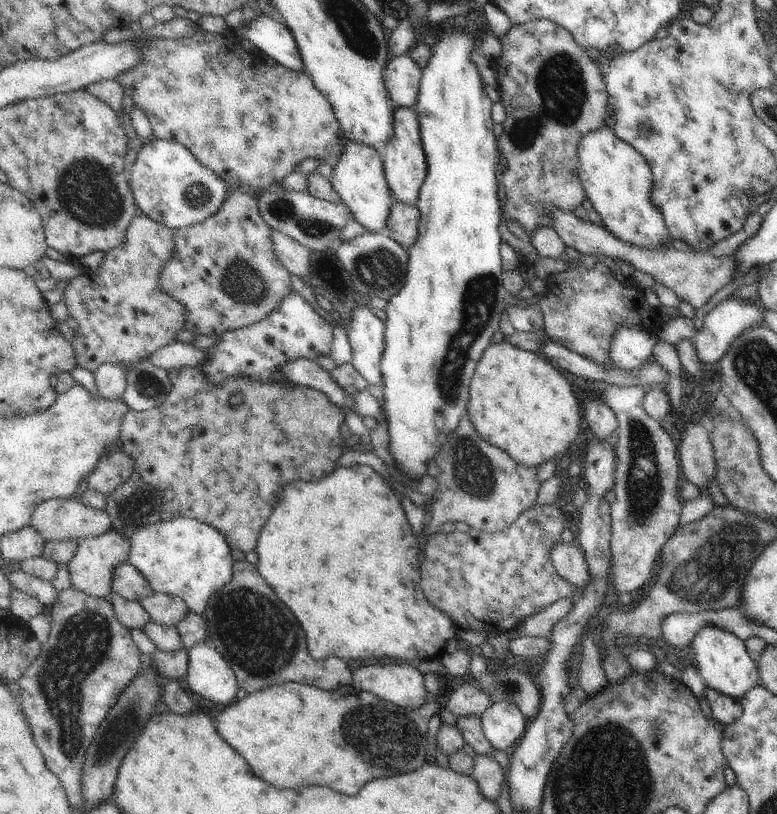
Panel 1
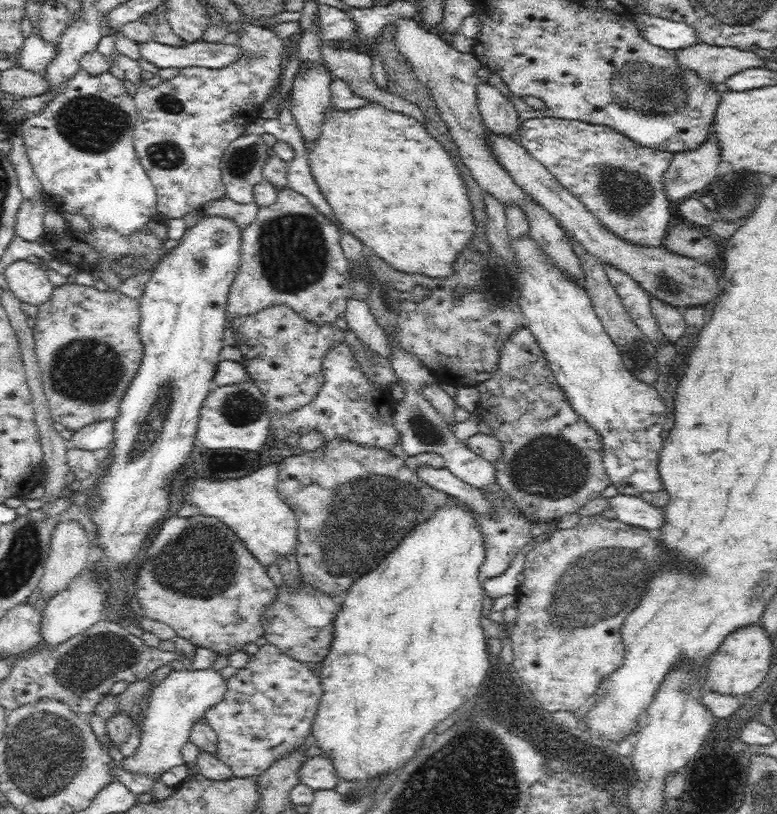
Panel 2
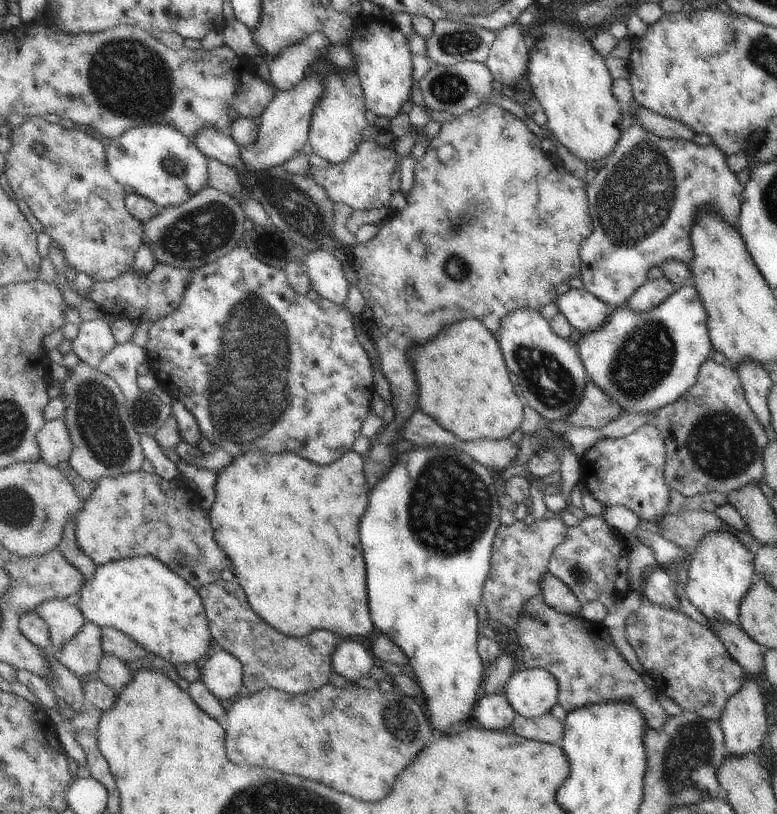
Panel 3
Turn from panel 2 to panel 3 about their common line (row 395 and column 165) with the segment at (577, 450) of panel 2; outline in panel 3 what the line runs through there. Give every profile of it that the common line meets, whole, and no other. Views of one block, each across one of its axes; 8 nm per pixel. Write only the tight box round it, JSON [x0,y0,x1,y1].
[75,469,232,590]

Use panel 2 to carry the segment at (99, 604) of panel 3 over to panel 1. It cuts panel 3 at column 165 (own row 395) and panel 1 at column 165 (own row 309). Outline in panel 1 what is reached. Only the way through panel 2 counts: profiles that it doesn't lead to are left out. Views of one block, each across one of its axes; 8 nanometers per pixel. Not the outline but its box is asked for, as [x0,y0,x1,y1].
[129,518,235,616]

